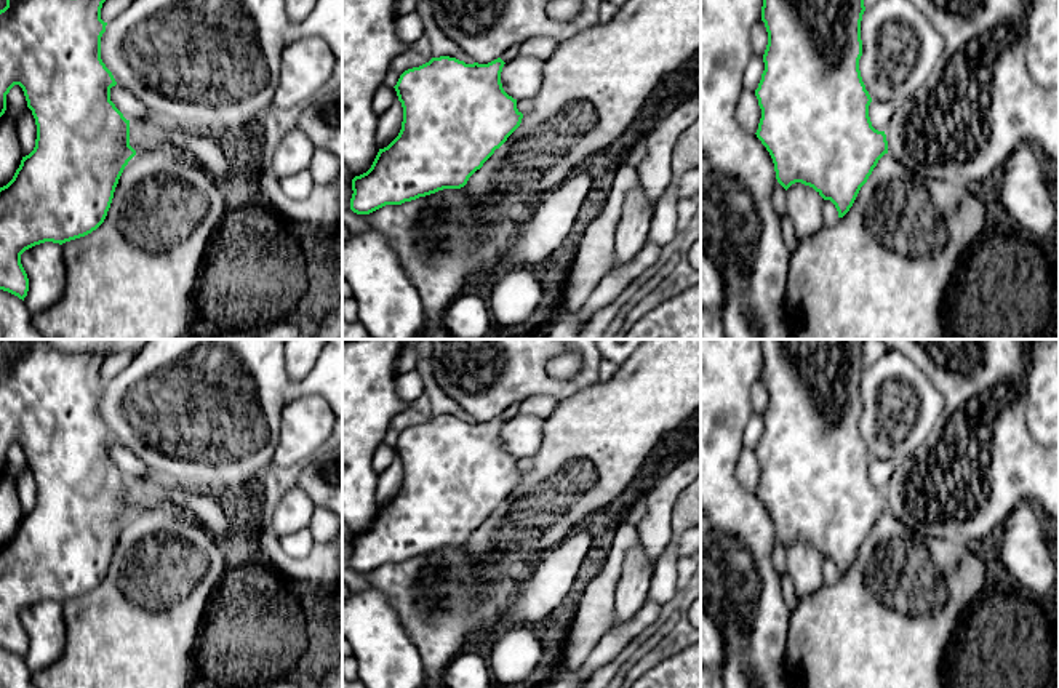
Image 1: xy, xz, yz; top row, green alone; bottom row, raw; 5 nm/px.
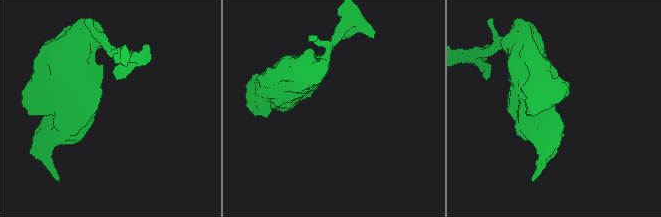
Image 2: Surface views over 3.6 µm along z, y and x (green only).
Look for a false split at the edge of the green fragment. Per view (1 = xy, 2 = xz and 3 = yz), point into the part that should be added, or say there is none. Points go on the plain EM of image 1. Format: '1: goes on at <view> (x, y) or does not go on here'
1: does not go on here
2: does not go on here
3: does not go on here

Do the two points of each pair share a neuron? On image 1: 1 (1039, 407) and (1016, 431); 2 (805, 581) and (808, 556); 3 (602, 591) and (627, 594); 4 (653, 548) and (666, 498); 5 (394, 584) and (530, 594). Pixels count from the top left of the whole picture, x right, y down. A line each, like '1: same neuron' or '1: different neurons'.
1: different neurons
2: same neuron
3: different neurons
4: same neuron
5: same neuron

